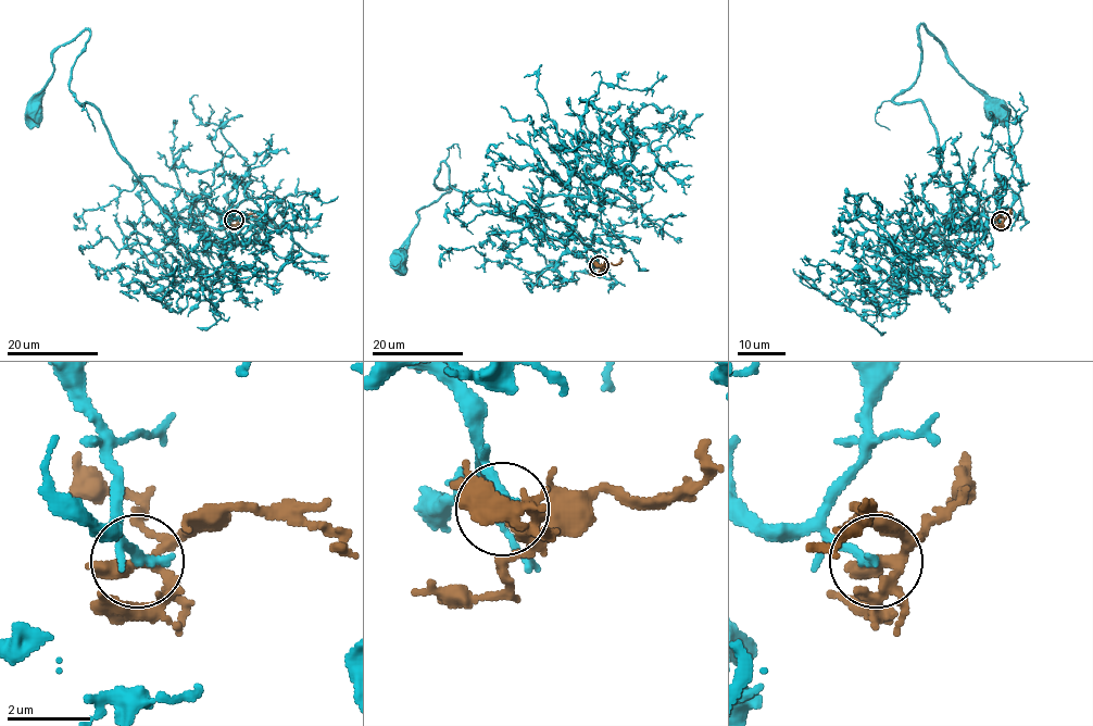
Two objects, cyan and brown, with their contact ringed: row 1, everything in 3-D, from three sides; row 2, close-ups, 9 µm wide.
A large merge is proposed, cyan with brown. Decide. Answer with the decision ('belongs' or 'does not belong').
belongs

